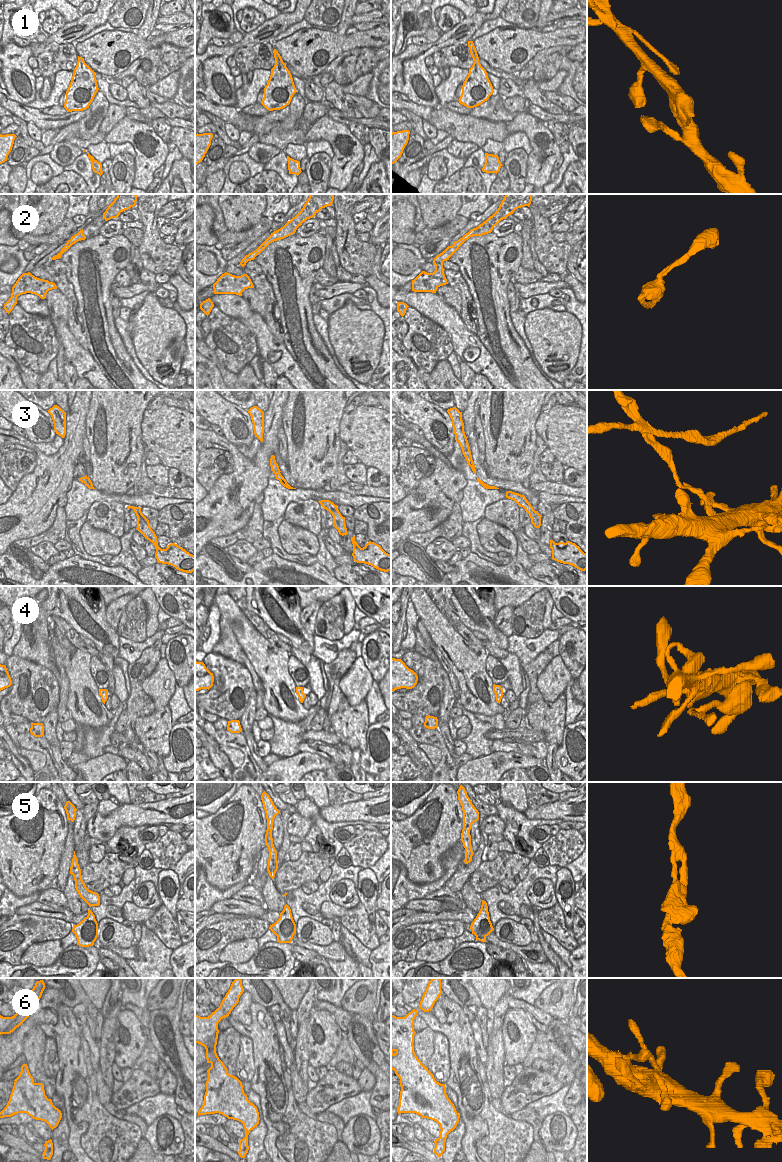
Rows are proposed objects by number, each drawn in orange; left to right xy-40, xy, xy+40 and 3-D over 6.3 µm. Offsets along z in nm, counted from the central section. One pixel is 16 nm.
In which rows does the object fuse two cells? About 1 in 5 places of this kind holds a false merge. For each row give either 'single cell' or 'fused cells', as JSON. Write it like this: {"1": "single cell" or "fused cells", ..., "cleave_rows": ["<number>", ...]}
{"1": "single cell", "2": "single cell", "3": "fused cells", "4": "single cell", "5": "fused cells", "6": "single cell", "cleave_rows": ["3", "5"]}

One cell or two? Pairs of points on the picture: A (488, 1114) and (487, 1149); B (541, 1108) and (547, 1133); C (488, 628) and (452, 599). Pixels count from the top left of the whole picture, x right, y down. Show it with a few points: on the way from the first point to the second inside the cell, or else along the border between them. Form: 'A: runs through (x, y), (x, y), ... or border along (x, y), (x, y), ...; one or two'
A: runs through (494, 1123), (494, 1140); one
B: border along (568, 1117), (561, 1112), (553, 1112), (544, 1118); two
C: runs through (479, 625), (475, 624), (461, 608); one

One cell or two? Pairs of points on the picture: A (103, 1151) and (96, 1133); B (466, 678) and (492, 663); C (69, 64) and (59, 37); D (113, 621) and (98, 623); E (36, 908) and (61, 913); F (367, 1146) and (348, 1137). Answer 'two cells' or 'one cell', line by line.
A: one cell
B: two cells
C: two cells
D: two cells
E: one cell
F: one cell

